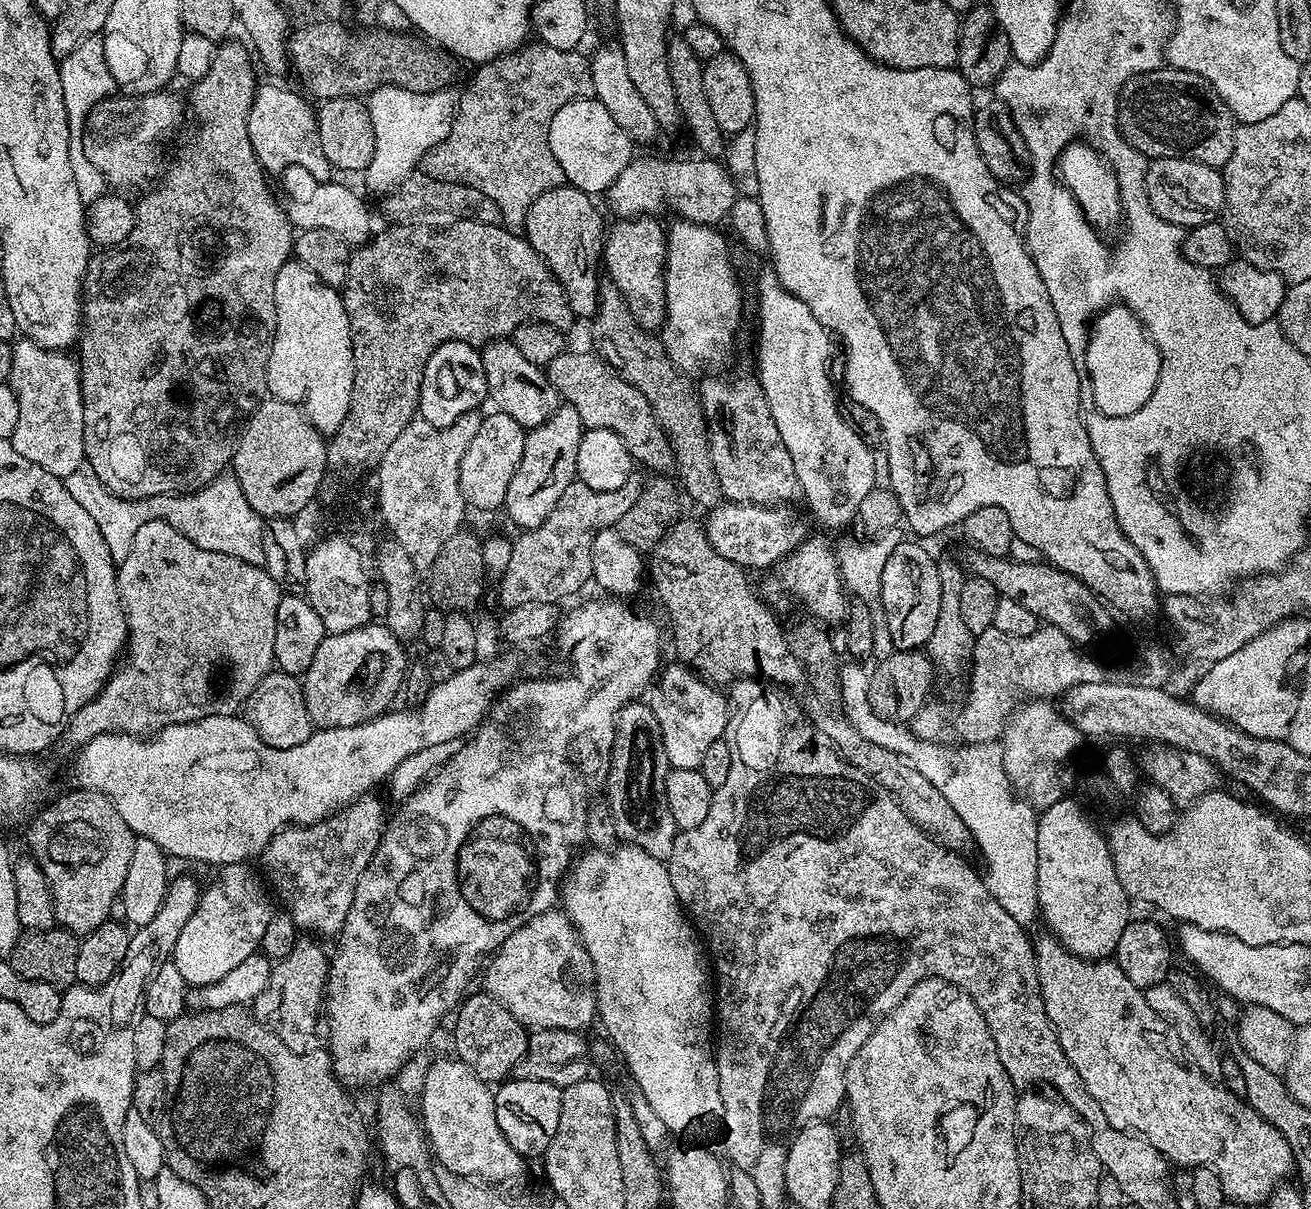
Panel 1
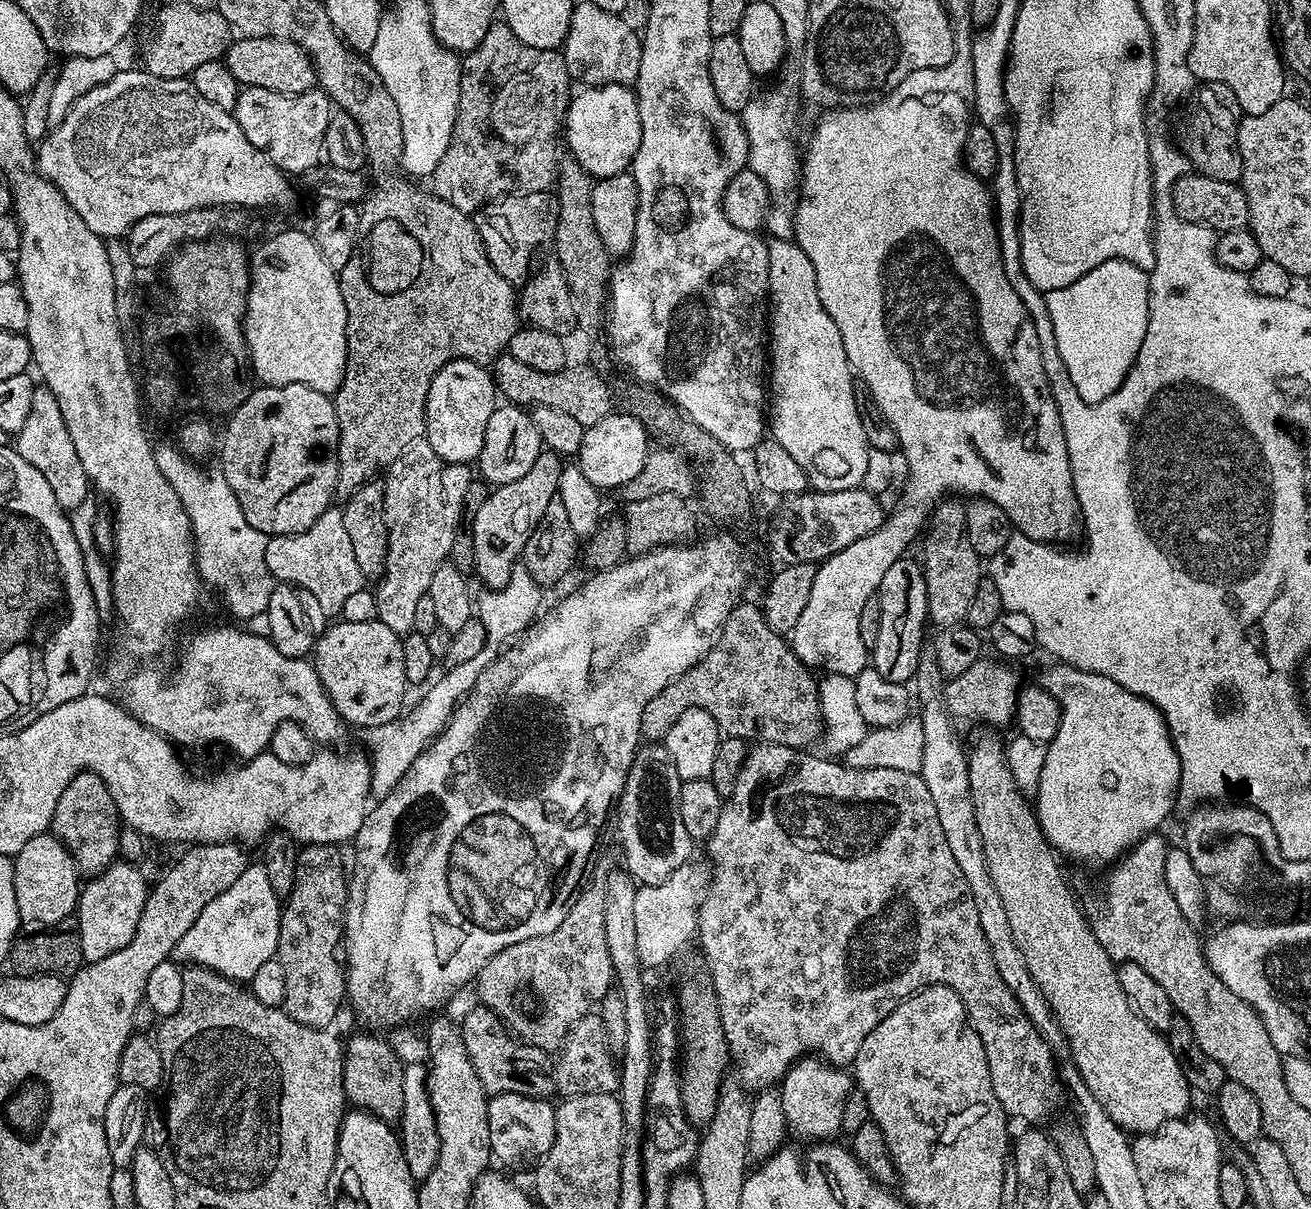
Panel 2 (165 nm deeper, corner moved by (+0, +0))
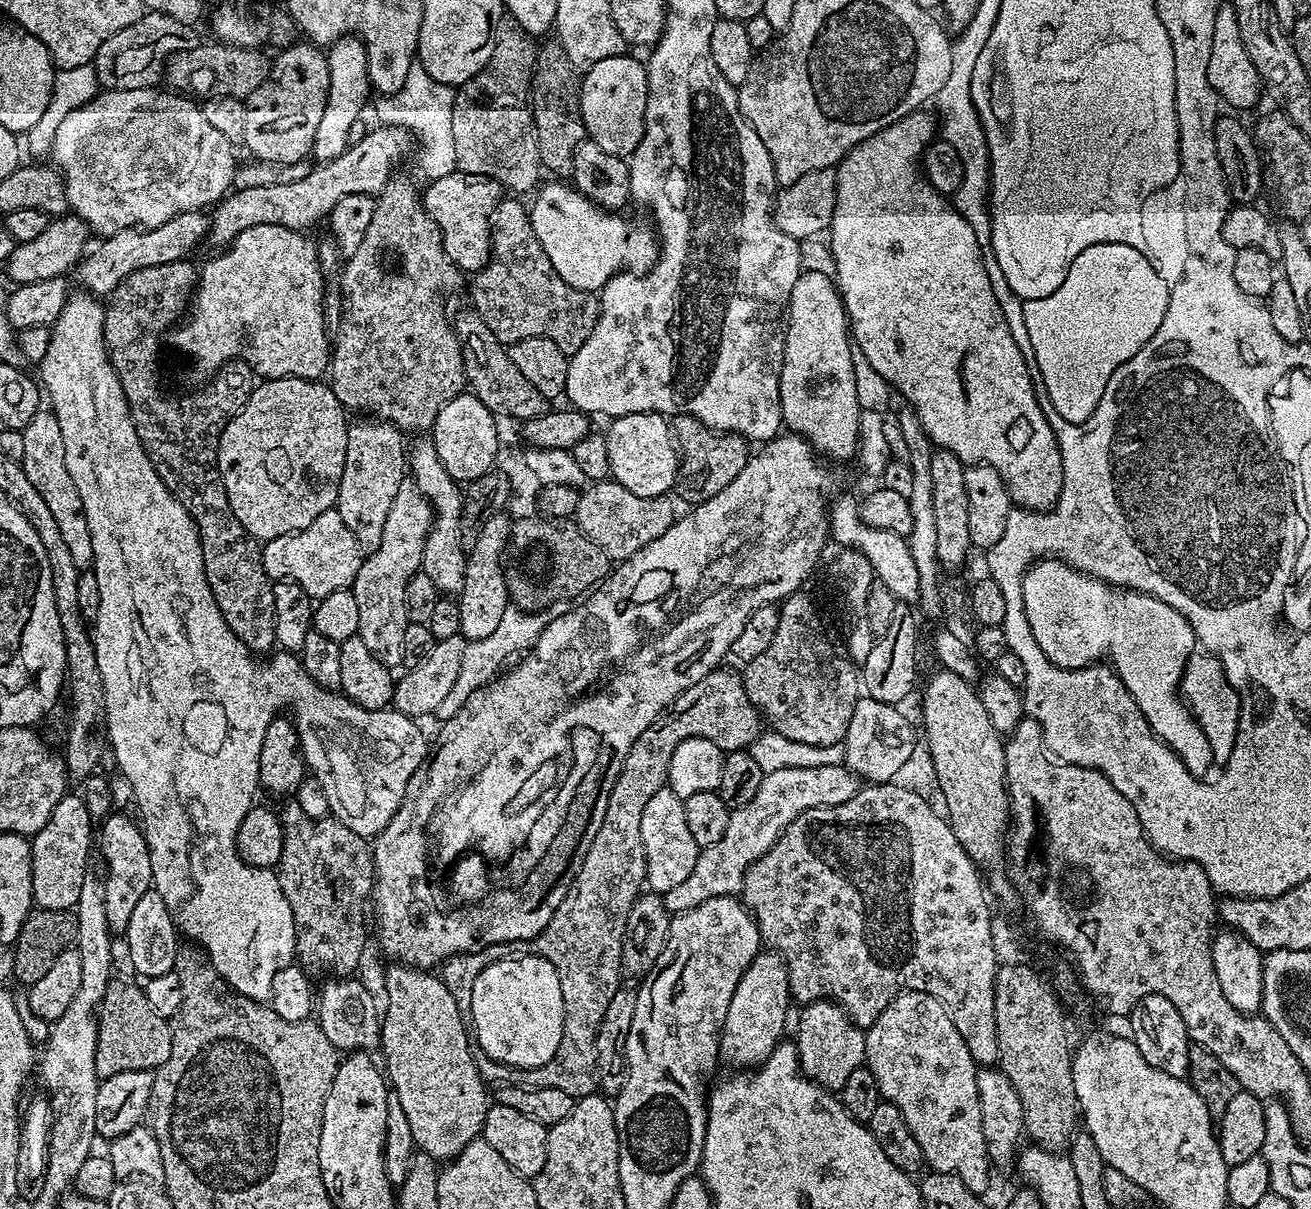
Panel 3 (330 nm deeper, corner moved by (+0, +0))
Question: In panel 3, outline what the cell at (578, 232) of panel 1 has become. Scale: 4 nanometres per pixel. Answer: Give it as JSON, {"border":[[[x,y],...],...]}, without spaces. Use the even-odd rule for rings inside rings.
{"border":[[[454,171],[423,189],[424,208],[438,226],[444,254],[464,274],[475,274],[492,259],[492,214],[502,196],[501,185],[483,176]]]}

